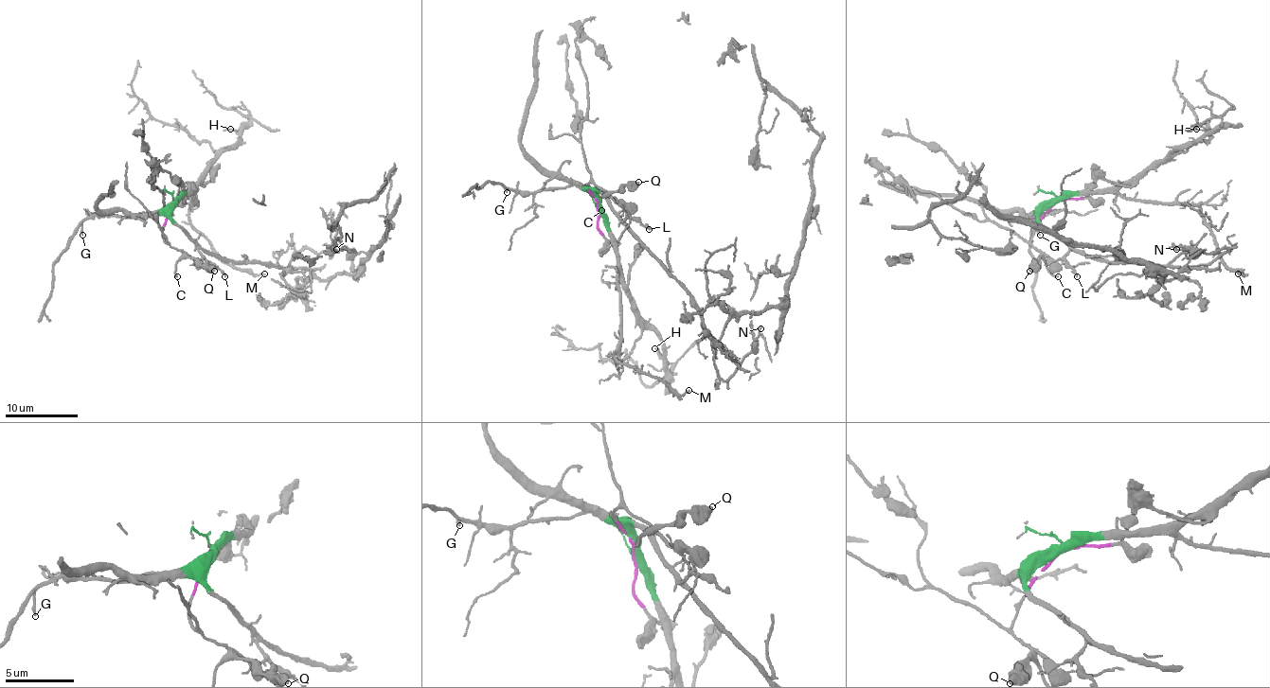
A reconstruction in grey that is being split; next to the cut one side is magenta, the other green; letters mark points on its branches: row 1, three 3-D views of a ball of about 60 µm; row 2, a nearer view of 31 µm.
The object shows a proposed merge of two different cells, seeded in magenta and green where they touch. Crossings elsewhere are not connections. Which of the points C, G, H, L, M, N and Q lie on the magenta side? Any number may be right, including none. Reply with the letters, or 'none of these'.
C, Q

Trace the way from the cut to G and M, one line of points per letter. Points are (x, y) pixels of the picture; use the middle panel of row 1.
G: (598, 207), (599, 202), (596, 198), (574, 185), (507, 192)
M: (598, 207), (617, 257), (620, 346), (614, 355), (620, 362), (642, 369), (680, 395), (689, 389)

